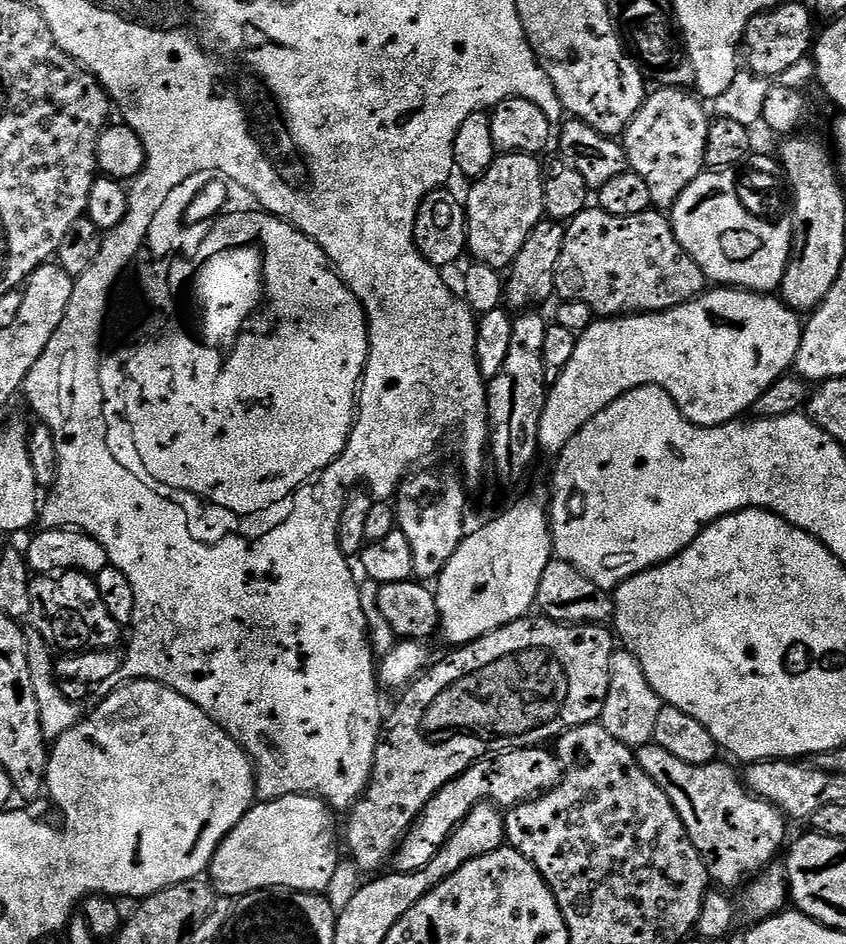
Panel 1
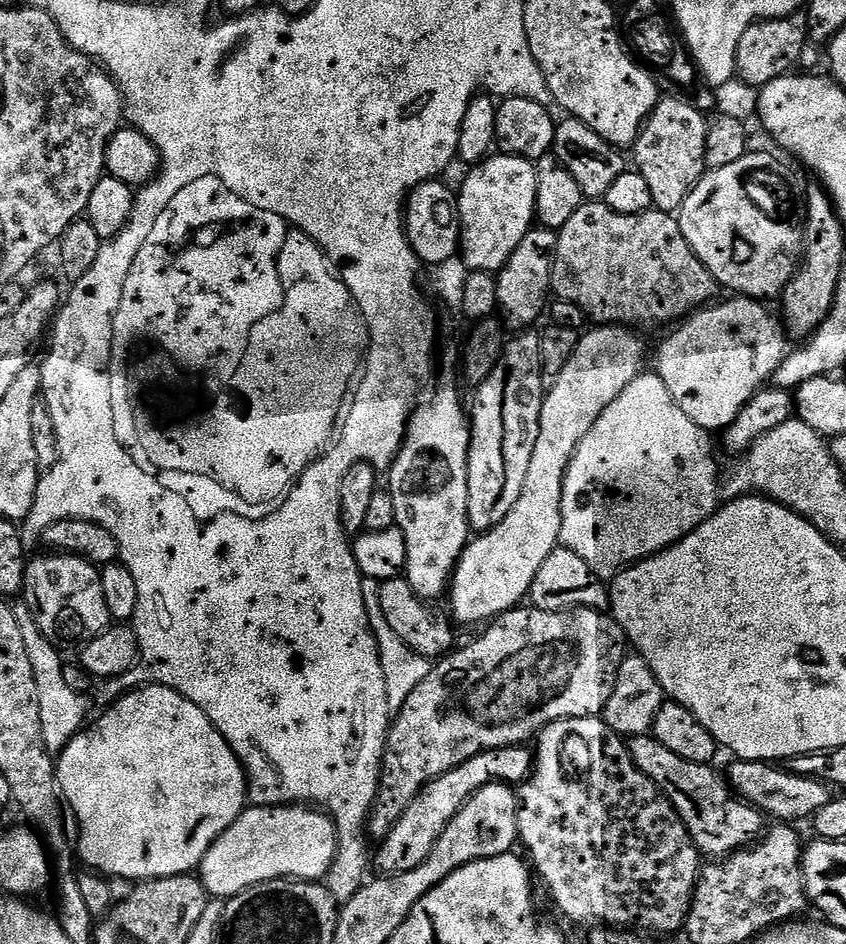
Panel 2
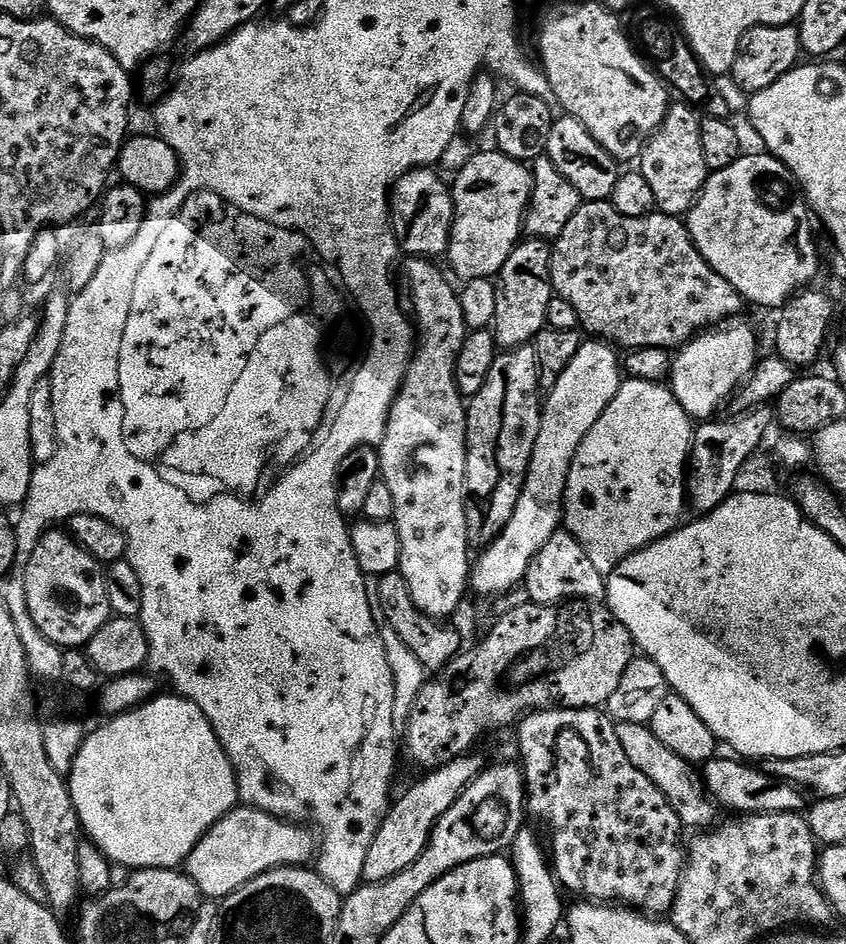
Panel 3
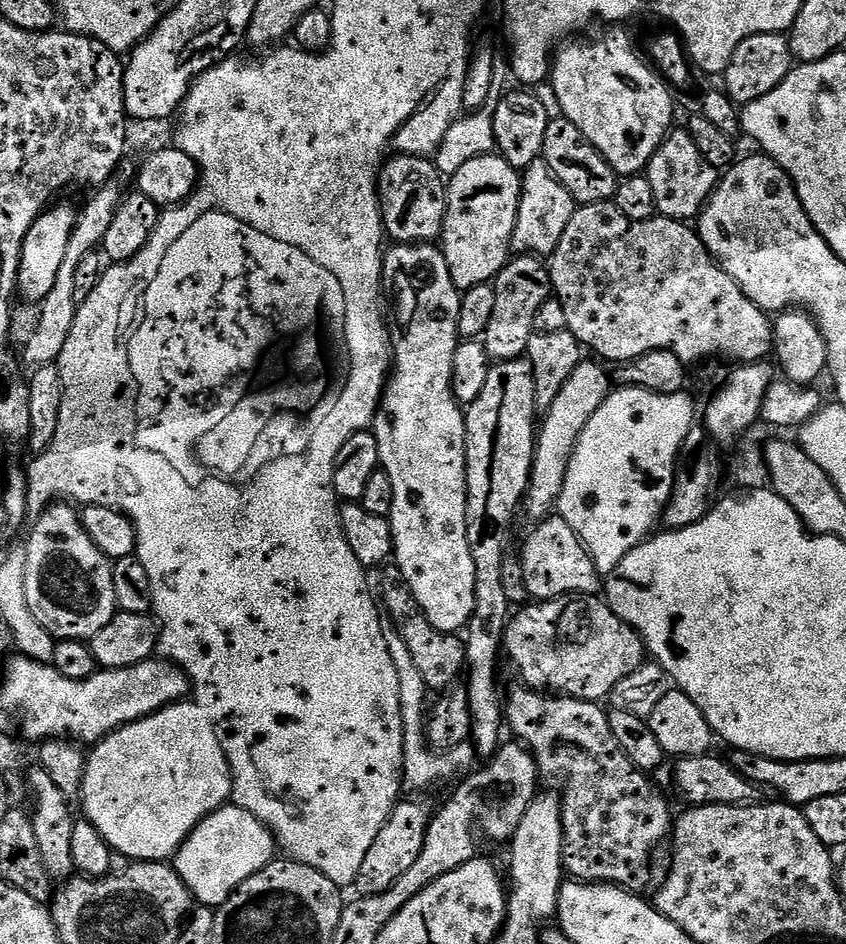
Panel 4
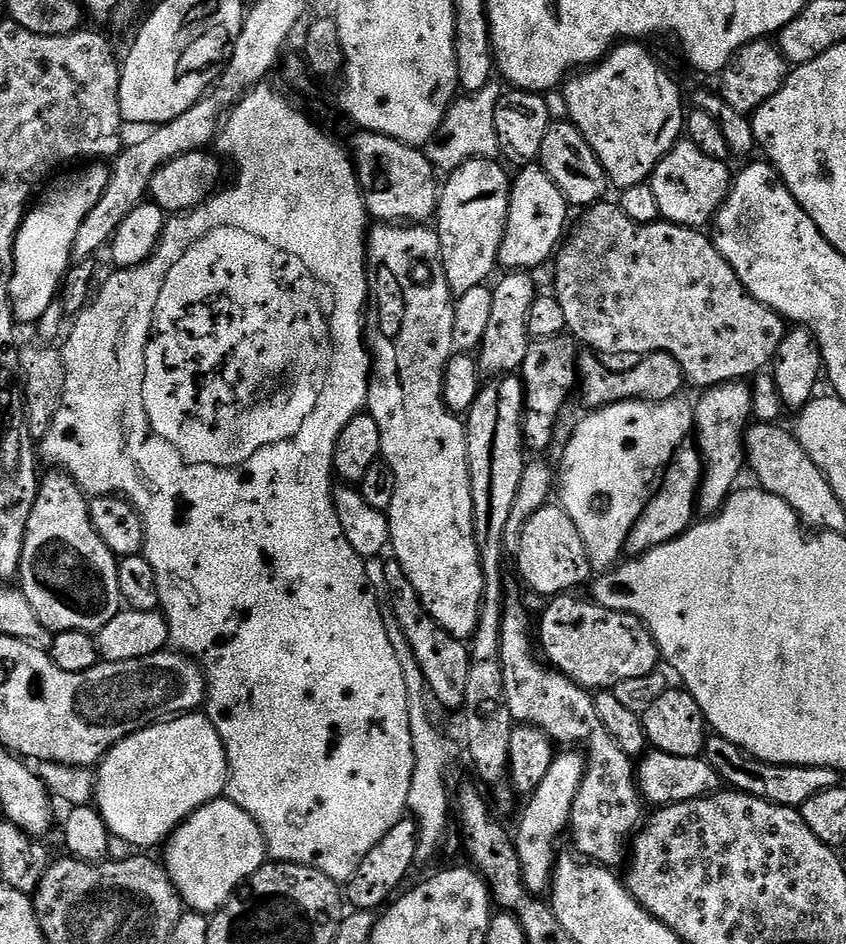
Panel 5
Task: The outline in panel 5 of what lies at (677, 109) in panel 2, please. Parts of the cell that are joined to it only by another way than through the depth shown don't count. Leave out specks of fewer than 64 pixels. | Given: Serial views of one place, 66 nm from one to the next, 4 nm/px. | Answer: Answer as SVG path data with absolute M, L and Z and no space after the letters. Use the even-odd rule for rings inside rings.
M687 142L675 144L666 154L666 158L658 162L650 177L661 217L669 224L681 224L697 230L703 229L703 224L711 225L728 193L732 191L734 172L728 166L725 161L702 154L698 146Z

